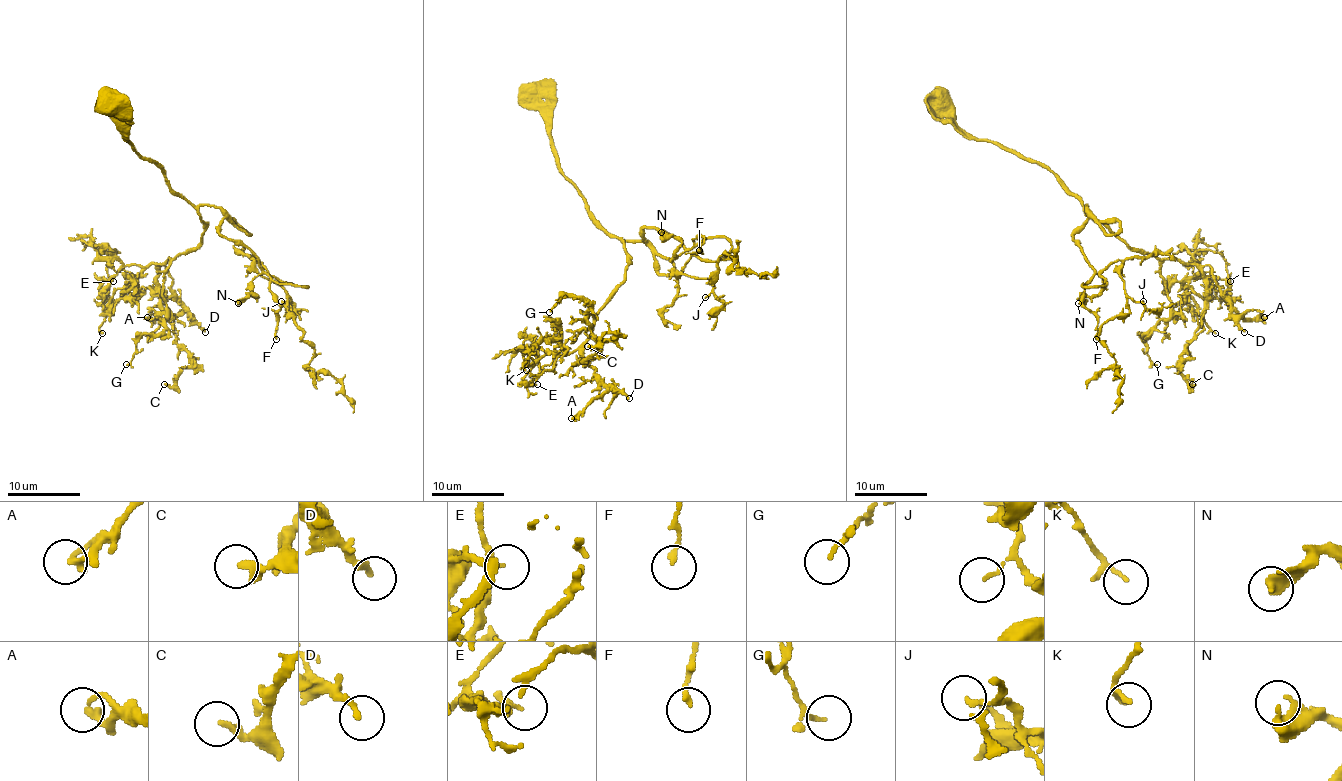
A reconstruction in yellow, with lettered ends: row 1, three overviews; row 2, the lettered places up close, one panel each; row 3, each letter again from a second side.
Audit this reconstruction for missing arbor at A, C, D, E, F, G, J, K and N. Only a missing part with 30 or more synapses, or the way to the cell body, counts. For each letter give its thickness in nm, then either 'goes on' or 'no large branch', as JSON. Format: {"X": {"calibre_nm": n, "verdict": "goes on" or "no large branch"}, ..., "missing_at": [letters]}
{"A": {"calibre_nm": 180, "verdict": "no large branch"}, "C": {"calibre_nm": 280, "verdict": "no large branch"}, "D": {"calibre_nm": 200, "verdict": "no large branch"}, "E": {"calibre_nm": 160, "verdict": "no large branch"}, "F": {"calibre_nm": 150, "verdict": "no large branch"}, "G": {"calibre_nm": 90, "verdict": "no large branch"}, "J": {"calibre_nm": 130, "verdict": "no large branch"}, "K": {"calibre_nm": 80, "verdict": "no large branch"}, "N": {"calibre_nm": 320, "verdict": "no large branch"}, "missing_at": []}

